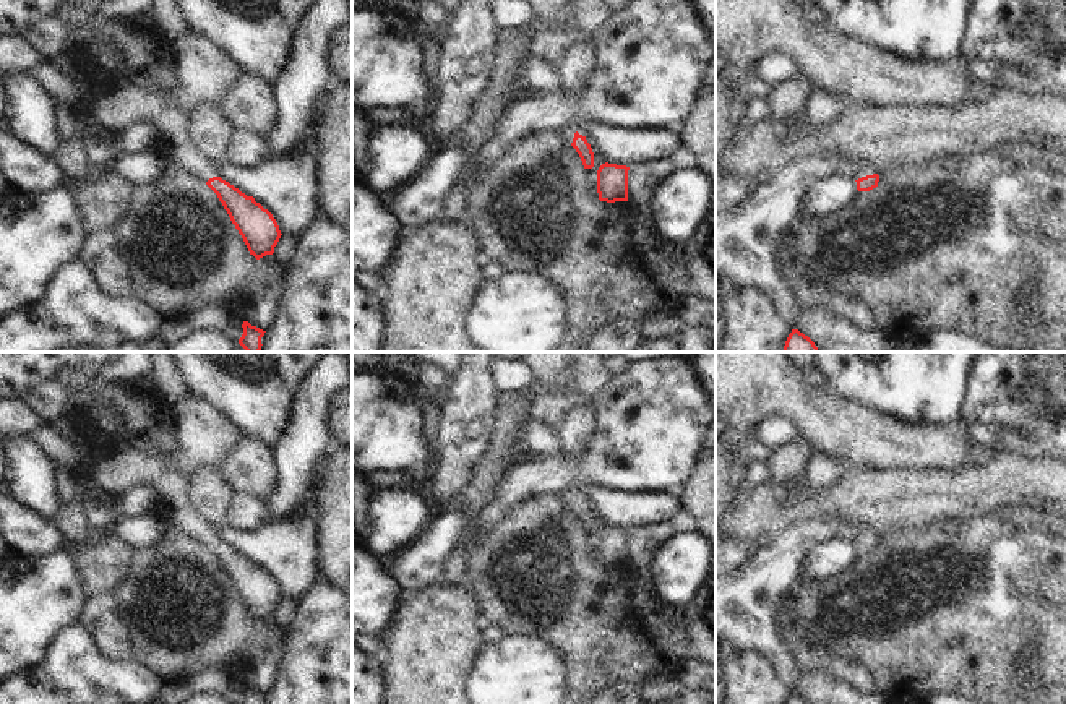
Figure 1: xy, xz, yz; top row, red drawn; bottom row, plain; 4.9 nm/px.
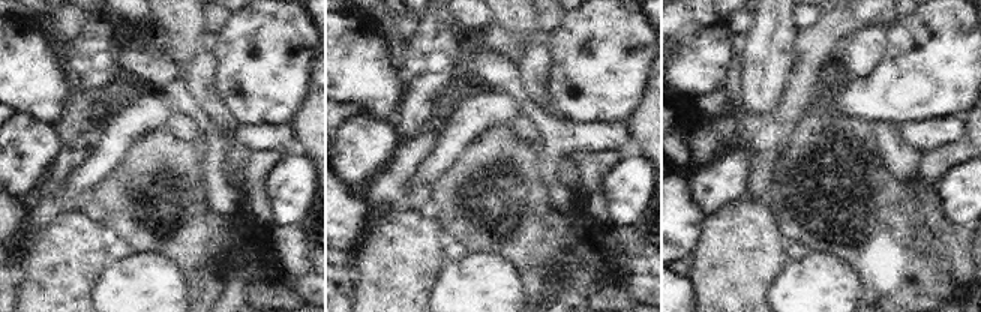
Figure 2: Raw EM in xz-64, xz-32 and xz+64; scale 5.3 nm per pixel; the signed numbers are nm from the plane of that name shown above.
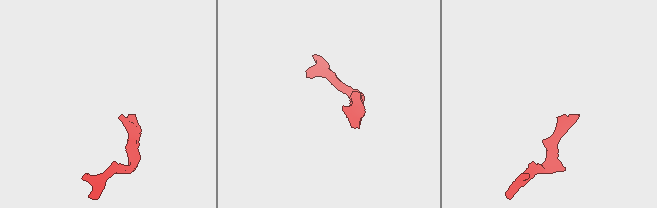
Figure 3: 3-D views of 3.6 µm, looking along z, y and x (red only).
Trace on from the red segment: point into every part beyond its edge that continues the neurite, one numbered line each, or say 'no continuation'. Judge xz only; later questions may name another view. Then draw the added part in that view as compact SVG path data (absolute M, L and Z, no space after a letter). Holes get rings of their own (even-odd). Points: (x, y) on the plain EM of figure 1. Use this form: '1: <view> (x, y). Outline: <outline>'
1: xz (567, 497). Outline: M565 490L561 493L557 493L558 500L565 504L565 508L570 508L573 506L573 501L574 501L574 496L576 496L576 490Z

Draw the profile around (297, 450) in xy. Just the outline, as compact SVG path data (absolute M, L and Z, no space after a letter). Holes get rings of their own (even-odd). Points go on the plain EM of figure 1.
M325 352L299 386L281 433L271 446L274 483L271 493L261 501L268 521L295 519L316 514L316 482L320 459L331 441L326 428L326 406L329 397L352 388L352 367L342 352Z

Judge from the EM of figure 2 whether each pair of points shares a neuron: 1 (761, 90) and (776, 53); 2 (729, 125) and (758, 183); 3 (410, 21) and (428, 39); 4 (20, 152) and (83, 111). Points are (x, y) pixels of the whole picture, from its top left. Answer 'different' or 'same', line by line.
1: same
2: different
3: different
4: different

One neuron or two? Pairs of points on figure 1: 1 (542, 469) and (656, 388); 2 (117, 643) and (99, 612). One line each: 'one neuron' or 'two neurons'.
1: one neuron
2: one neuron

